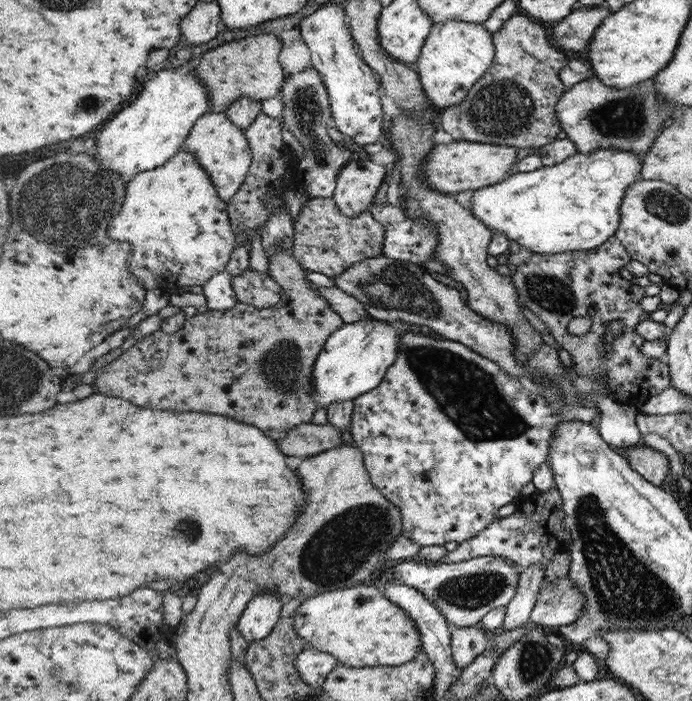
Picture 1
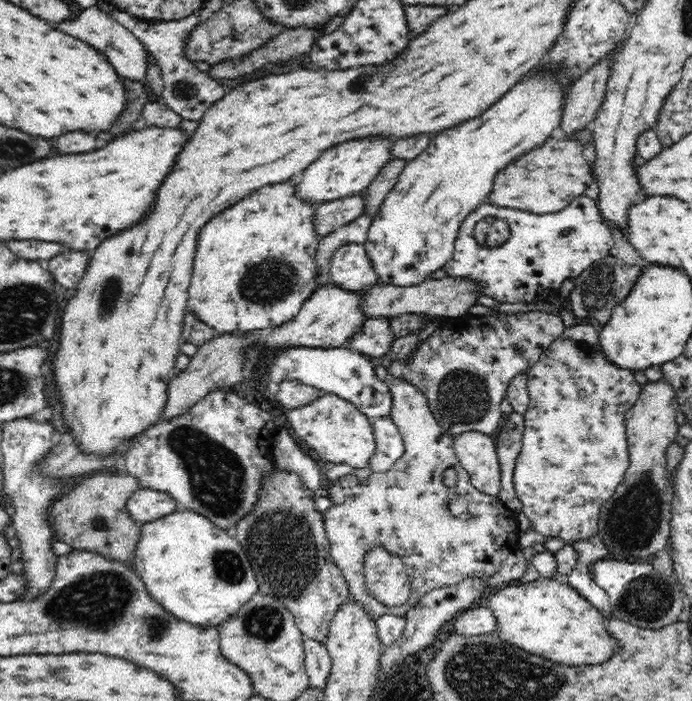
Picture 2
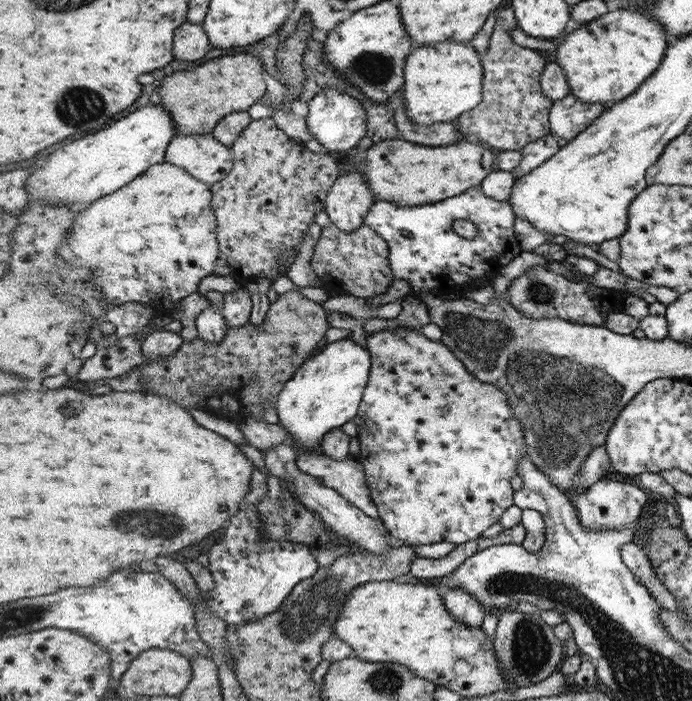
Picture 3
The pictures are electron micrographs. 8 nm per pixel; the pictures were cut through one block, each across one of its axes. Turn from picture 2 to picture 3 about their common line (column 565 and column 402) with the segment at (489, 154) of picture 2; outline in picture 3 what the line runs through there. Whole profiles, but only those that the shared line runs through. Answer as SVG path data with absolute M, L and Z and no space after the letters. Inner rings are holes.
M446 40L417 47L407 60L406 72L407 83L401 96L406 116L417 126L452 123L483 100L483 60L470 42Z

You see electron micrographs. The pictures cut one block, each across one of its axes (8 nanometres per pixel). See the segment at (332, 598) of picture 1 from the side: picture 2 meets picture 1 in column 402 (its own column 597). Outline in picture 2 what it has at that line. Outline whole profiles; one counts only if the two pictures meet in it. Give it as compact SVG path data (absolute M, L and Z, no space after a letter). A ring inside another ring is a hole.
M540 576L521 585L501 586L487 594L482 603L490 607L498 620L496 636L500 636L500 640L508 640L510 644L516 644L518 648L524 648L526 652L544 656L546 660L556 660L566 665L602 664L620 648L621 640L614 633L610 633L606 626L602 626L603 613L575 588L572 588L568 581L558 577L550 579L547 576Z

